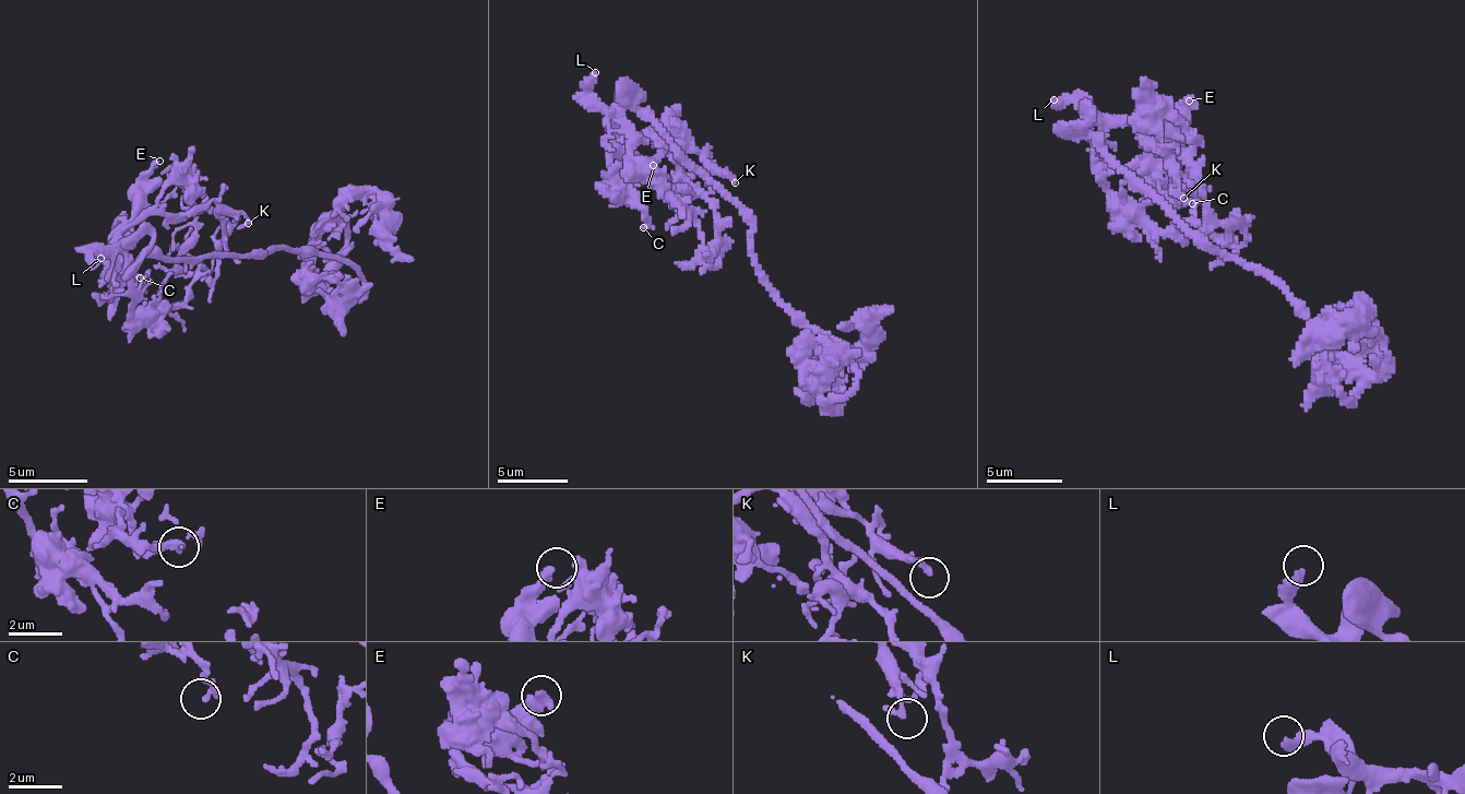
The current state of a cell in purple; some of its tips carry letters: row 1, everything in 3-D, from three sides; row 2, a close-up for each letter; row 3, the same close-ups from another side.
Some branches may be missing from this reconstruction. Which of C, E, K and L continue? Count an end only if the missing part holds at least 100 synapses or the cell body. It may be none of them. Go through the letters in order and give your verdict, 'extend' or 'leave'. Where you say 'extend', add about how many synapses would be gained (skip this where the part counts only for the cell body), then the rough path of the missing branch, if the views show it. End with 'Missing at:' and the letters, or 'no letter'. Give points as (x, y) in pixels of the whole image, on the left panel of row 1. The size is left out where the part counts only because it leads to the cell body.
C: leave
E: leave
K: leave
L: extend
Missing at: L

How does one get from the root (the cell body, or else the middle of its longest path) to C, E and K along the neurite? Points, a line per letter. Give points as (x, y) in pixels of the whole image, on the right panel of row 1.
C: (1199, 240), (1162, 201), (1138, 191), (1090, 125), (1138, 127), (1165, 197), (1192, 203)
E: (1199, 240), (1162, 201), (1138, 191), (1085, 130), (1096, 122), (1150, 122), (1184, 109), (1186, 102), (1189, 101)
K: (1199, 240), (1162, 201), (1138, 191), (1090, 125), (1134, 120), (1145, 146), (1166, 155), (1183, 198)

